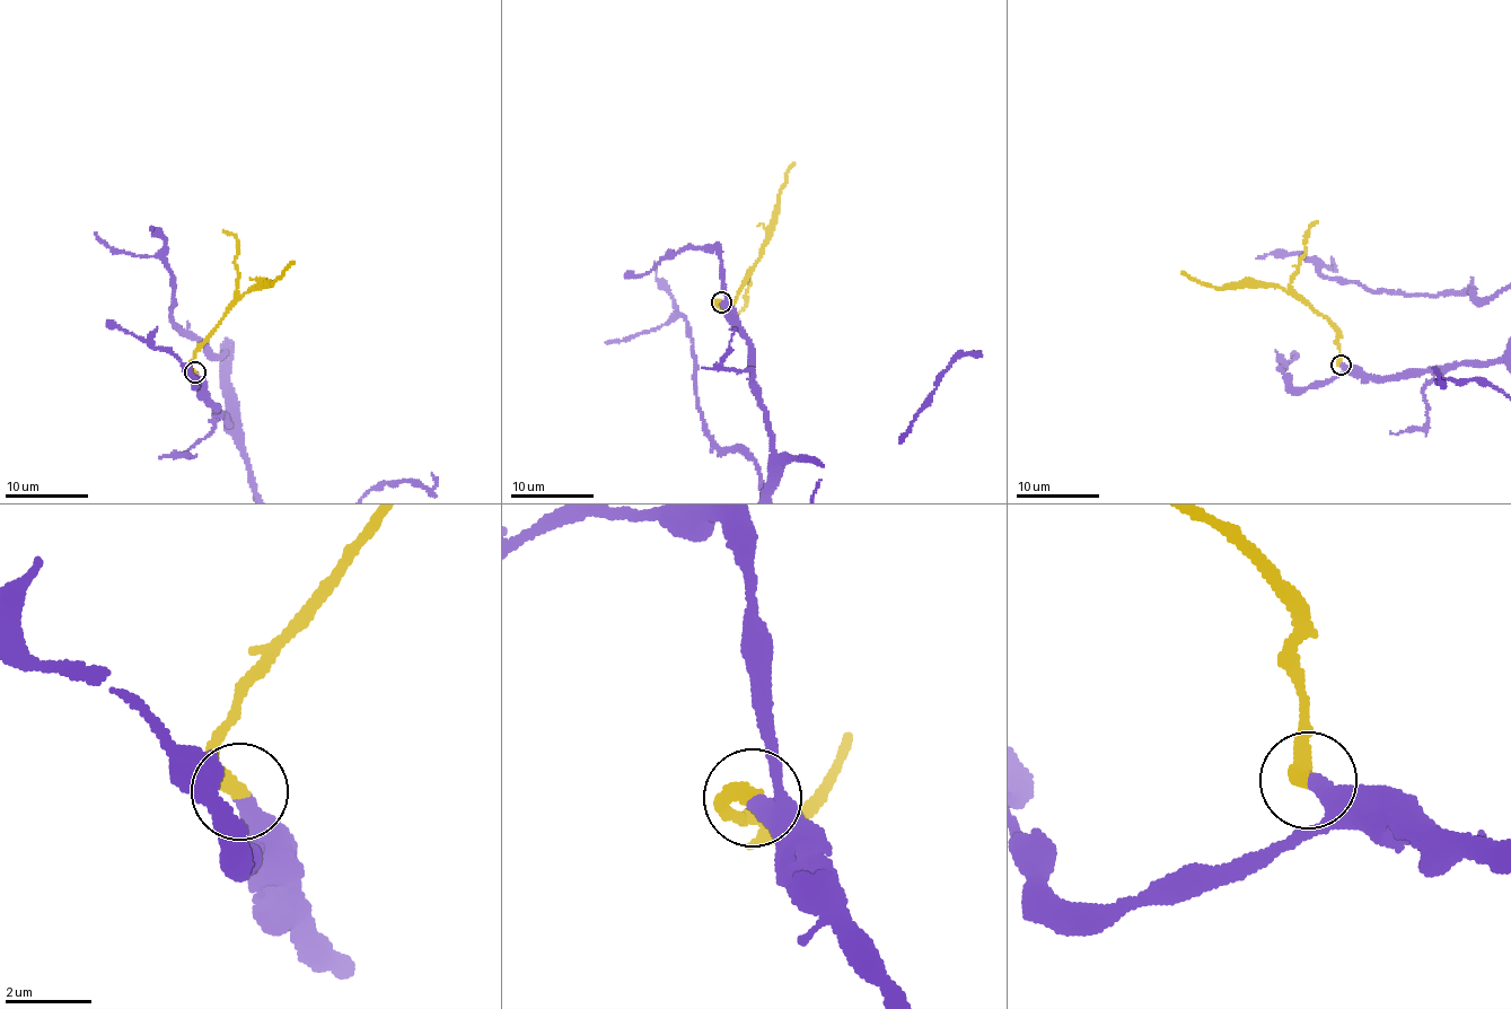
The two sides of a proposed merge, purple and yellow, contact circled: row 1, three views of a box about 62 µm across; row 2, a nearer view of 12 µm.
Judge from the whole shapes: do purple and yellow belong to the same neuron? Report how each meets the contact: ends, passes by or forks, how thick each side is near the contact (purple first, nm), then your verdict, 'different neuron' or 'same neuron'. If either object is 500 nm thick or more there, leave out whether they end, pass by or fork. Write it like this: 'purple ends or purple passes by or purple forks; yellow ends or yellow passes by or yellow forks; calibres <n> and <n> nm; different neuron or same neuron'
purple ends; yellow ends; calibres 420 and 400 nm; same neuron

